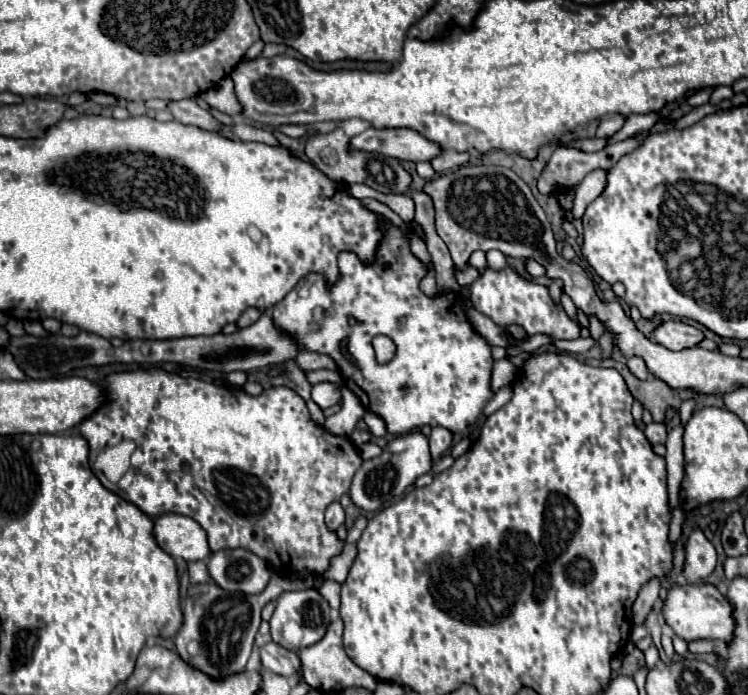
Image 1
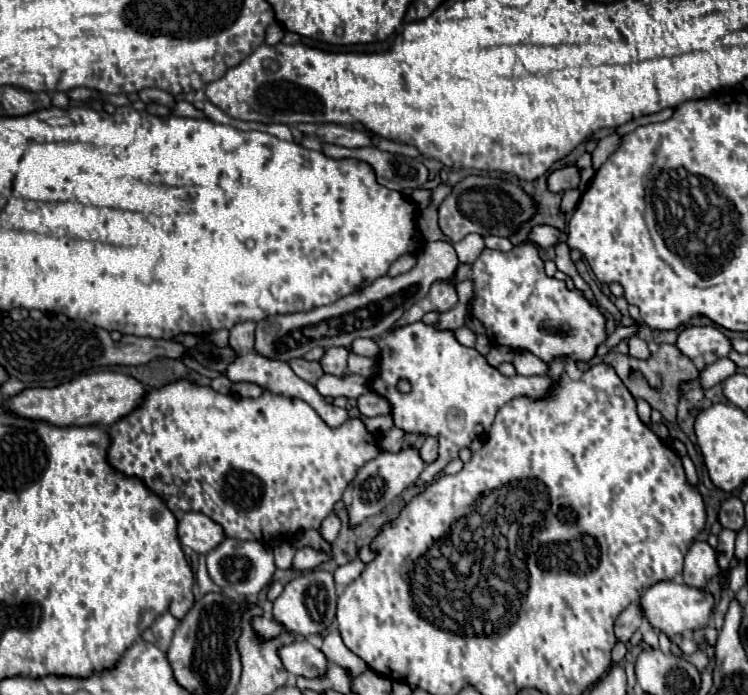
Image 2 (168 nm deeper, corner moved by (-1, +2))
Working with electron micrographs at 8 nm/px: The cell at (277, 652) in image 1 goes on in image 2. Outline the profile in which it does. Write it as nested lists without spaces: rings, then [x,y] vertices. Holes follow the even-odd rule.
[[[308,639],[284,645],[280,649],[280,657],[290,673],[302,677],[322,677],[330,665],[320,647]]]

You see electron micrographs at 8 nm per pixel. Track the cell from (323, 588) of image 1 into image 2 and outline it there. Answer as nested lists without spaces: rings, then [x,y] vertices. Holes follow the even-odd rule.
[[[354,559],[352,563],[340,567],[340,569],[334,573],[334,579],[336,579],[336,583],[348,585],[348,583],[352,583],[354,579],[358,579],[358,575],[364,571],[364,567],[366,567],[366,565],[364,565],[360,559]]]

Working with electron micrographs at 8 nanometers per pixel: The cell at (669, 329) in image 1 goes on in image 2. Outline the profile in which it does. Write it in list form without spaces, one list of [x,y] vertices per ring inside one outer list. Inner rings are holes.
[[[688,327],[680,333],[676,347],[690,359],[704,359],[706,365],[728,357],[732,351],[730,339],[716,327]]]

